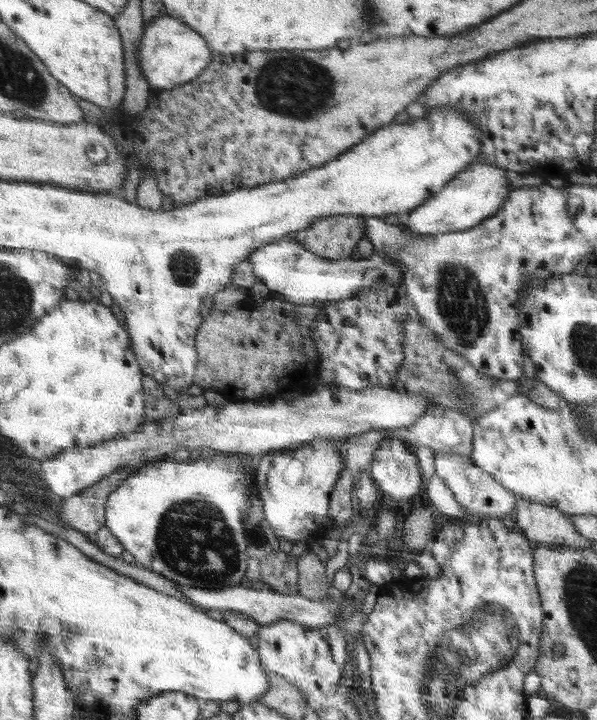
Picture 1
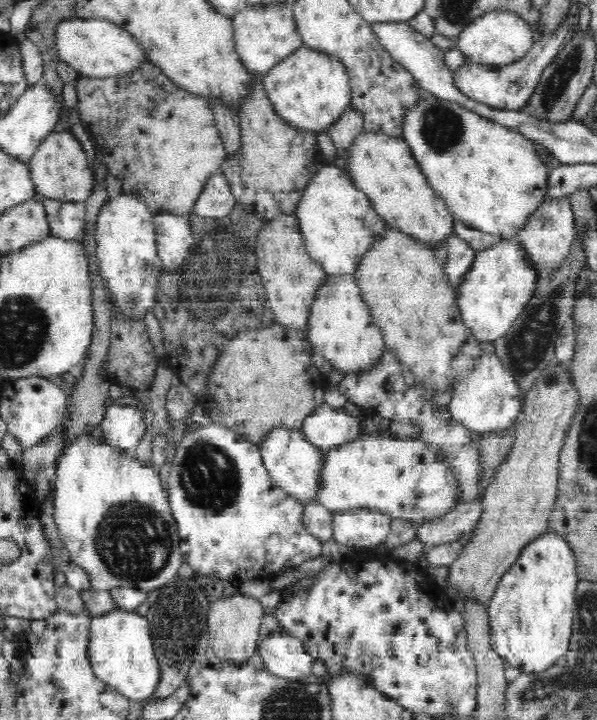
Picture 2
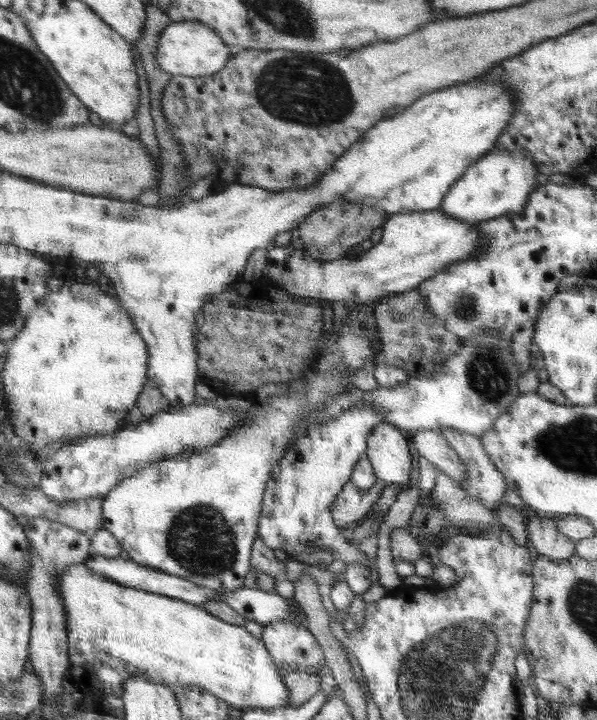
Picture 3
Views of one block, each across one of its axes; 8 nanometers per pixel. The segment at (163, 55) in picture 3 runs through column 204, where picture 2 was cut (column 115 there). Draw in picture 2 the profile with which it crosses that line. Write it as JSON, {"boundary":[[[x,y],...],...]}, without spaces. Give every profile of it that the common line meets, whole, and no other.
{"boundary":[[[72,19],[58,25],[56,48],[59,58],[81,76],[108,78],[139,71],[149,62],[147,49],[118,24],[106,19]]]}

